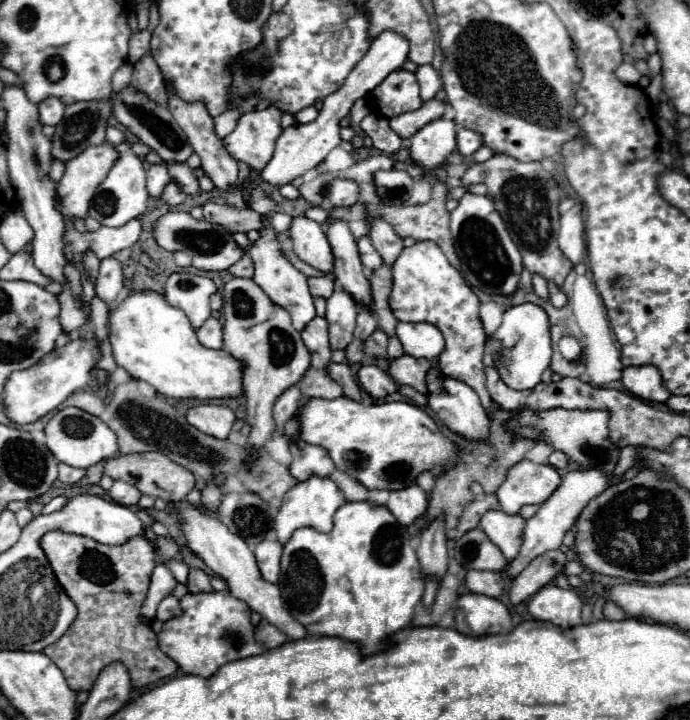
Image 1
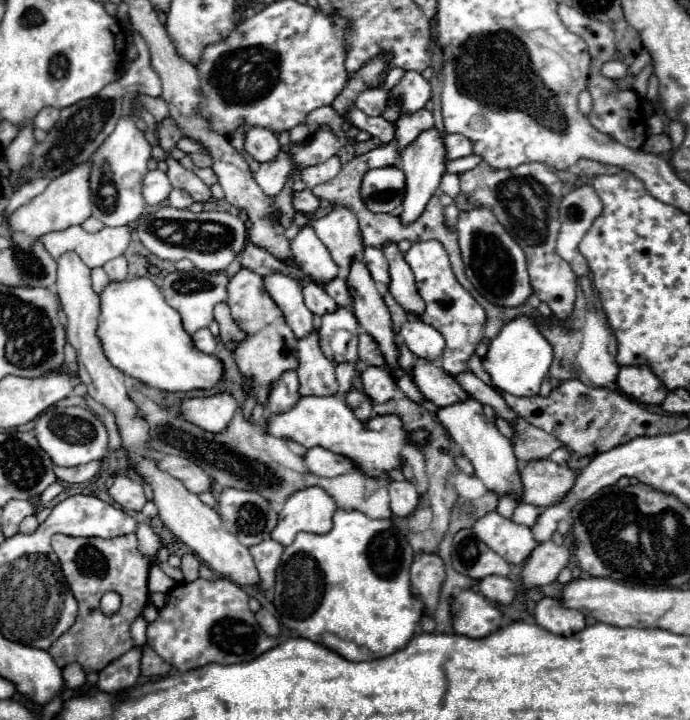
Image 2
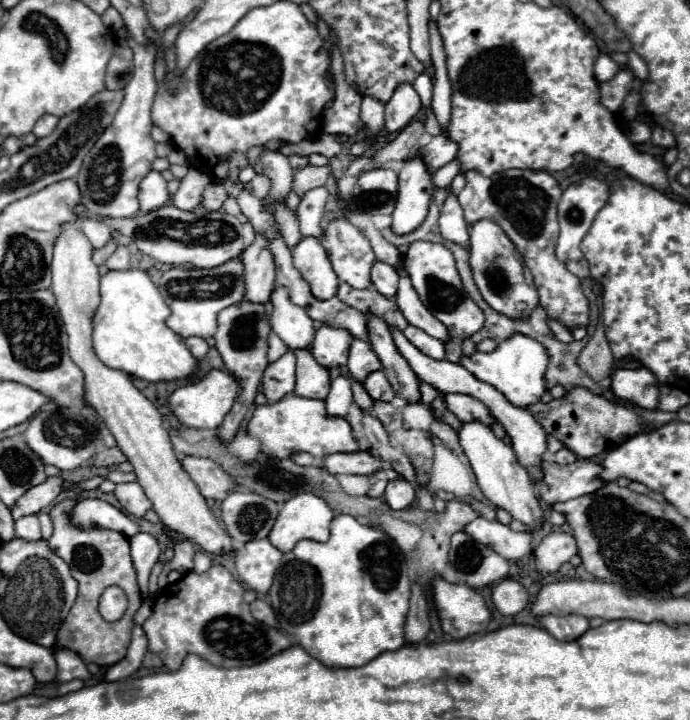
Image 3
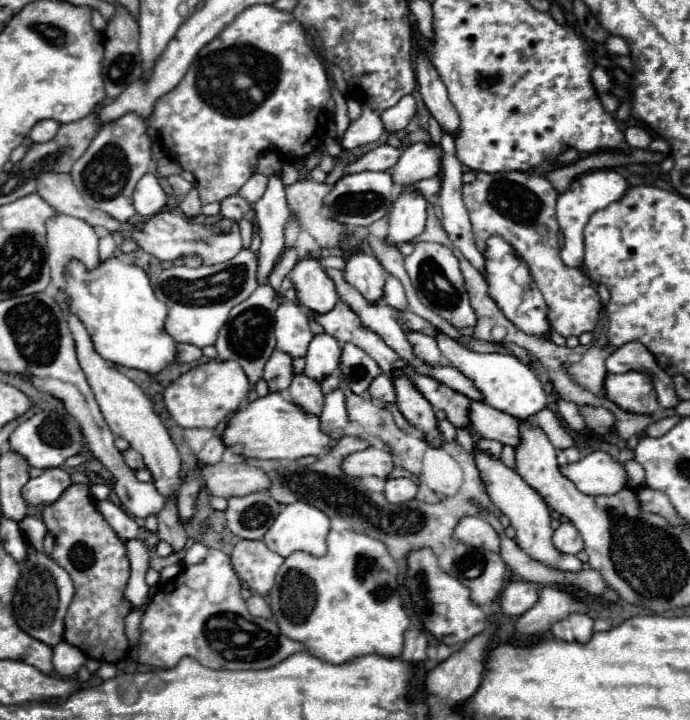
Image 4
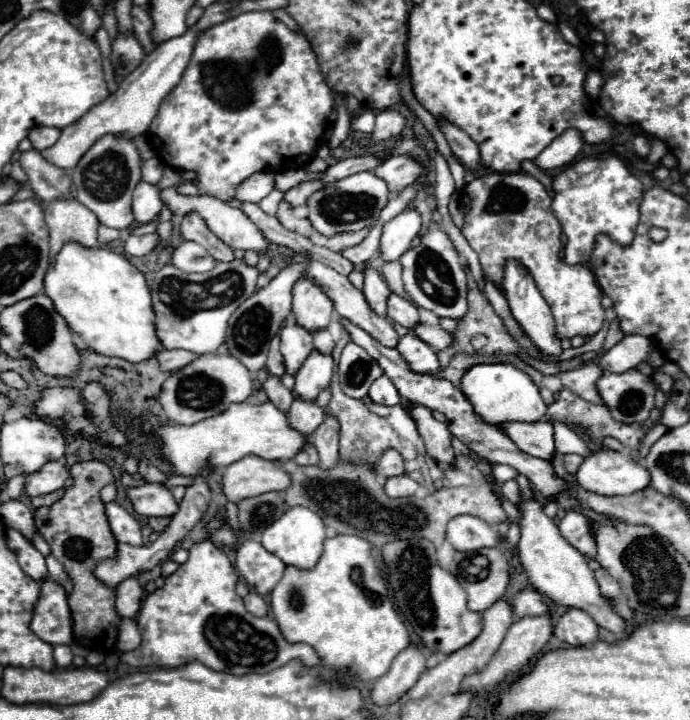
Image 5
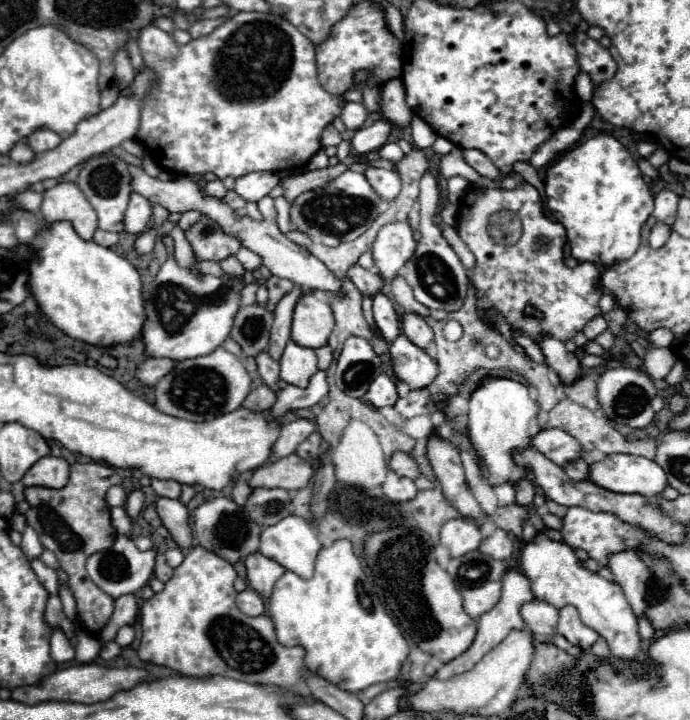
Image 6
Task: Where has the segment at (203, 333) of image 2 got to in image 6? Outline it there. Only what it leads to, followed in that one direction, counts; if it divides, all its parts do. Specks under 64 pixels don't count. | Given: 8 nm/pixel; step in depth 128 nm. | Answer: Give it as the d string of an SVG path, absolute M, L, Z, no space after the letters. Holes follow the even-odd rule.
M148 358L142 366L138 366L136 370L136 376L140 382L148 384L148 386L154 386L158 380L162 380L172 368L176 366L174 360L170 358Z

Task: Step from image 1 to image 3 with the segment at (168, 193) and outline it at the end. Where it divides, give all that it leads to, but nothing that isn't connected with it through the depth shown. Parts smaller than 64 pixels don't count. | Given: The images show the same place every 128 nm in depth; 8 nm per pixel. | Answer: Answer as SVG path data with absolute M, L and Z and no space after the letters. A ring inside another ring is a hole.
M190 166L188 174L182 178L178 192L172 196L172 204L180 210L194 210L202 202L202 190L210 184L206 172Z

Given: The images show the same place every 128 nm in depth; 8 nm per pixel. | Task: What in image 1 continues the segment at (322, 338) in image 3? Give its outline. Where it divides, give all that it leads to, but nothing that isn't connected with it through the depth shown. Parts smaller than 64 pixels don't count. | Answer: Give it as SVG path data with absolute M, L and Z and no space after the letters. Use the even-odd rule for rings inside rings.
M338 284L334 286L334 292L326 300L326 304L328 304L326 306L326 320L328 320L328 328L330 328L332 350L346 348L352 342L352 334L356 328L358 304Z

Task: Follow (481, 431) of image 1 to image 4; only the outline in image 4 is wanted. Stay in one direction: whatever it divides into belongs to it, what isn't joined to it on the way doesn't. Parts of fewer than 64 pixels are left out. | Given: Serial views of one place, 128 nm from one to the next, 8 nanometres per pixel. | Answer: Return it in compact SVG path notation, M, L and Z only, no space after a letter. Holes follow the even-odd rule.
M474 446L474 460L482 478L482 484L490 496L490 500L494 502L494 506L506 514L512 522L512 526L516 528L516 544L534 560L546 564L546 566L554 566L560 570L570 570L570 572L578 572L582 568L582 562L576 556L564 556L560 554L554 546L552 546L552 526L550 526L550 510L546 506L546 502L542 500L542 496L530 488L526 484L526 480L512 468L508 468L500 458L494 458L488 452L482 452L478 446Z

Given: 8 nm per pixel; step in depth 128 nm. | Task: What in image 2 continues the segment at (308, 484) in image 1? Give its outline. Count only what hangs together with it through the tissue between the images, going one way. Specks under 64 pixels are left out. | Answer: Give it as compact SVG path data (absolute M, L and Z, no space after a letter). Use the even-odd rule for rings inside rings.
M310 486L294 492L278 514L278 526L272 538L282 546L294 542L298 532L326 534L332 528L332 514L336 510L334 498L320 486Z

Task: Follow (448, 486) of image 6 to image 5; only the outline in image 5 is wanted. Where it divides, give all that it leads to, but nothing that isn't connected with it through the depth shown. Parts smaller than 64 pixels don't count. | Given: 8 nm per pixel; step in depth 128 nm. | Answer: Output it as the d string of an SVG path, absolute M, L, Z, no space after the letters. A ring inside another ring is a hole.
M410 404L408 410L410 410L410 416L414 418L414 422L418 426L418 432L422 436L422 440L424 440L426 452L438 462L452 464L454 462L454 452L452 452L452 446L450 446L452 436L448 432L448 426L438 422L426 406Z

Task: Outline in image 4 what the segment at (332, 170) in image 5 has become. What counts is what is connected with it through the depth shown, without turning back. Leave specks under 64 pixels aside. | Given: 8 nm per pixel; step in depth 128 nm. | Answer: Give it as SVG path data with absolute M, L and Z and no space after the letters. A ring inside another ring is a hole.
M382 144L374 150L370 150L368 154L364 154L360 160L348 164L344 168L344 174L364 172L364 170L388 170L388 168L392 168L392 164L396 164L396 160L400 158L400 152L404 152L404 148L408 148L408 146L410 144L400 144L400 146Z

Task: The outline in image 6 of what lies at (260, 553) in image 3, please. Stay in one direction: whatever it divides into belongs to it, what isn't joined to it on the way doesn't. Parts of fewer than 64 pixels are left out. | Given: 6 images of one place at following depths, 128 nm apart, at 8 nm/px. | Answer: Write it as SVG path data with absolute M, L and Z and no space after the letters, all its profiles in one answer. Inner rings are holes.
M252 552L252 556L246 556L244 560L246 572L248 572L248 584L264 598L272 594L274 582L284 574L284 568L276 564L276 560L262 556L260 552Z

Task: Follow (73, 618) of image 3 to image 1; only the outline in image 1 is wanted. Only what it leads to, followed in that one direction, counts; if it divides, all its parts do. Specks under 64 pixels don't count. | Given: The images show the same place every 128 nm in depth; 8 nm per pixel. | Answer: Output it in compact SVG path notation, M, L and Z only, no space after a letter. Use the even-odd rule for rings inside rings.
M52 530L42 536L40 546L58 584L78 608L78 616L70 624L68 632L42 650L64 672L72 690L88 692L100 670L114 662L122 662L126 666L136 690L176 674L178 664L162 650L158 666L158 638L150 622L140 616L150 574L156 566L154 548L148 540L136 538L124 546L104 546L86 536Z

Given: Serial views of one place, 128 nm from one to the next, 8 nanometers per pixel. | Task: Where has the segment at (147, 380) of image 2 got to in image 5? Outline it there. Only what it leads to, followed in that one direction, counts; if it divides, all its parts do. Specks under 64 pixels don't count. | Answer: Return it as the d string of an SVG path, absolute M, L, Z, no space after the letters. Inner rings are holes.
M70 242L58 252L54 262L50 264L48 274L44 278L44 286L46 294L54 300L56 312L66 318L68 326L76 334L80 334L88 348L92 348L94 352L138 364L146 362L148 358L154 358L156 352L162 350L160 340L156 340L156 312L152 312L152 298L146 278L124 256L106 248L84 248L80 244Z

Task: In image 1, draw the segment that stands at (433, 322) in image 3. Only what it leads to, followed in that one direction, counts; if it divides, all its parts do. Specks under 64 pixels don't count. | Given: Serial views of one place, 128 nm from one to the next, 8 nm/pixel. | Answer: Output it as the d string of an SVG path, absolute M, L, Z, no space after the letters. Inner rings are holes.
M368 218L366 224L368 224L368 238L372 240L374 248L380 252L382 260L388 266L392 266L392 262L398 258L398 254L404 248L402 238L396 236L394 228L382 218Z

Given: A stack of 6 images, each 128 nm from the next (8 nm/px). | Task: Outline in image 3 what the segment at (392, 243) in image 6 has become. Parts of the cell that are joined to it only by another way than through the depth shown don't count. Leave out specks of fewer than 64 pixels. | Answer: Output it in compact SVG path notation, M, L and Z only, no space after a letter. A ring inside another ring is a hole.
M414 154L404 162L398 176L398 198L392 212L392 230L396 234L408 234L424 222L432 192L432 172L428 172L424 158Z

